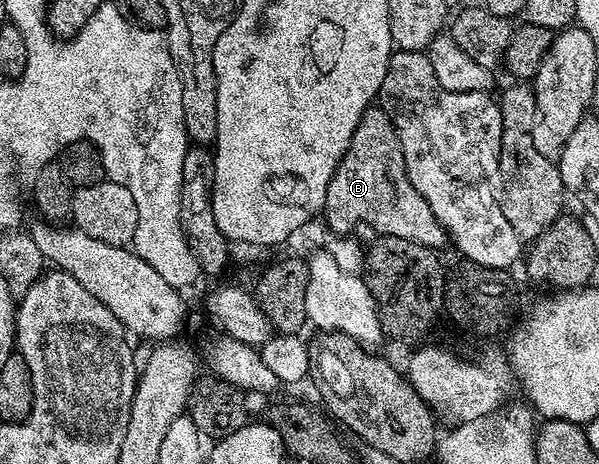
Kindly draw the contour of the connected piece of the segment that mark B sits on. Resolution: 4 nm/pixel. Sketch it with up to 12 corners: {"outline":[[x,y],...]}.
{"outline":[[388,114],[362,115],[326,187],[331,232],[440,251]]}

